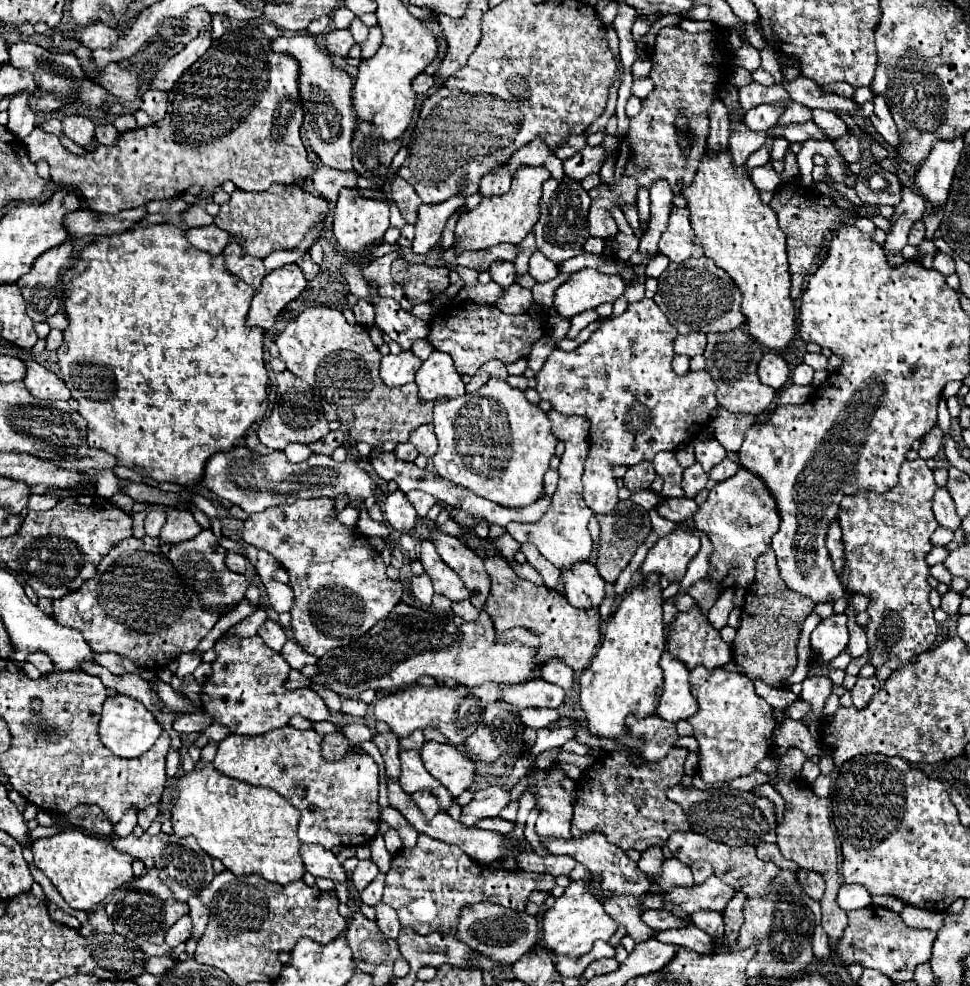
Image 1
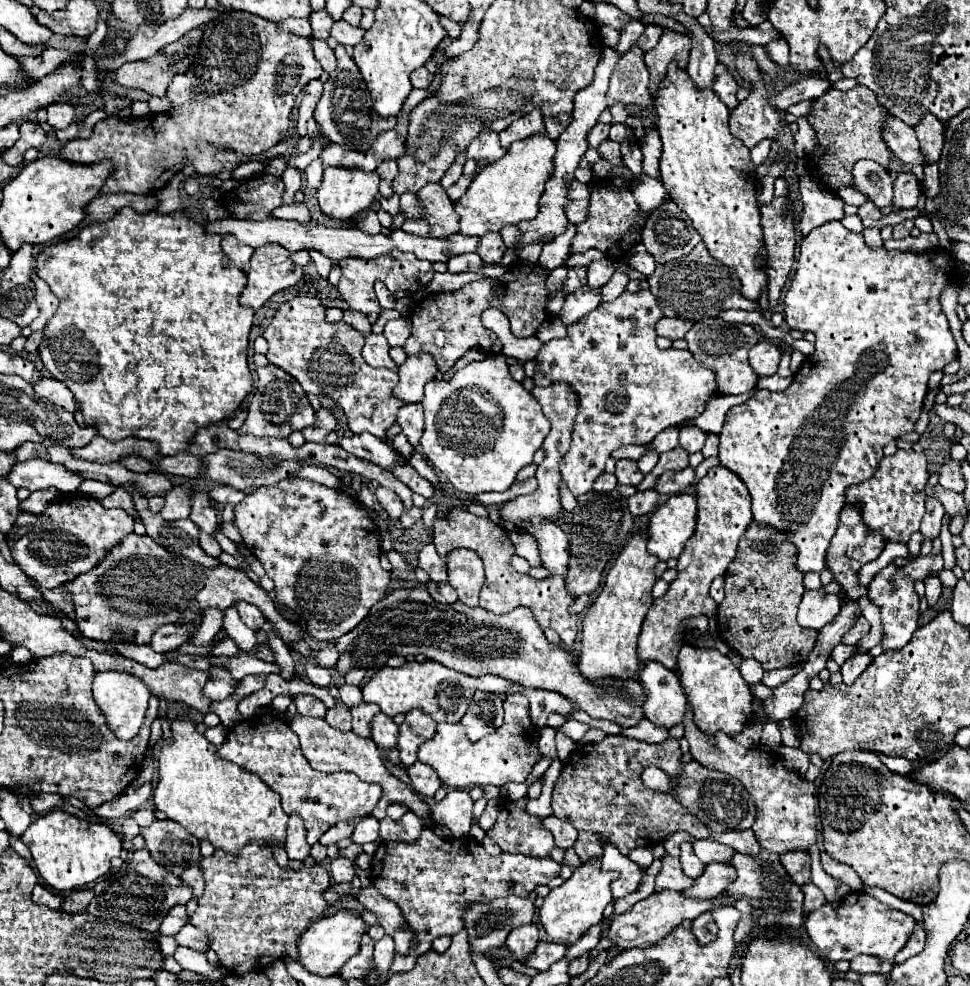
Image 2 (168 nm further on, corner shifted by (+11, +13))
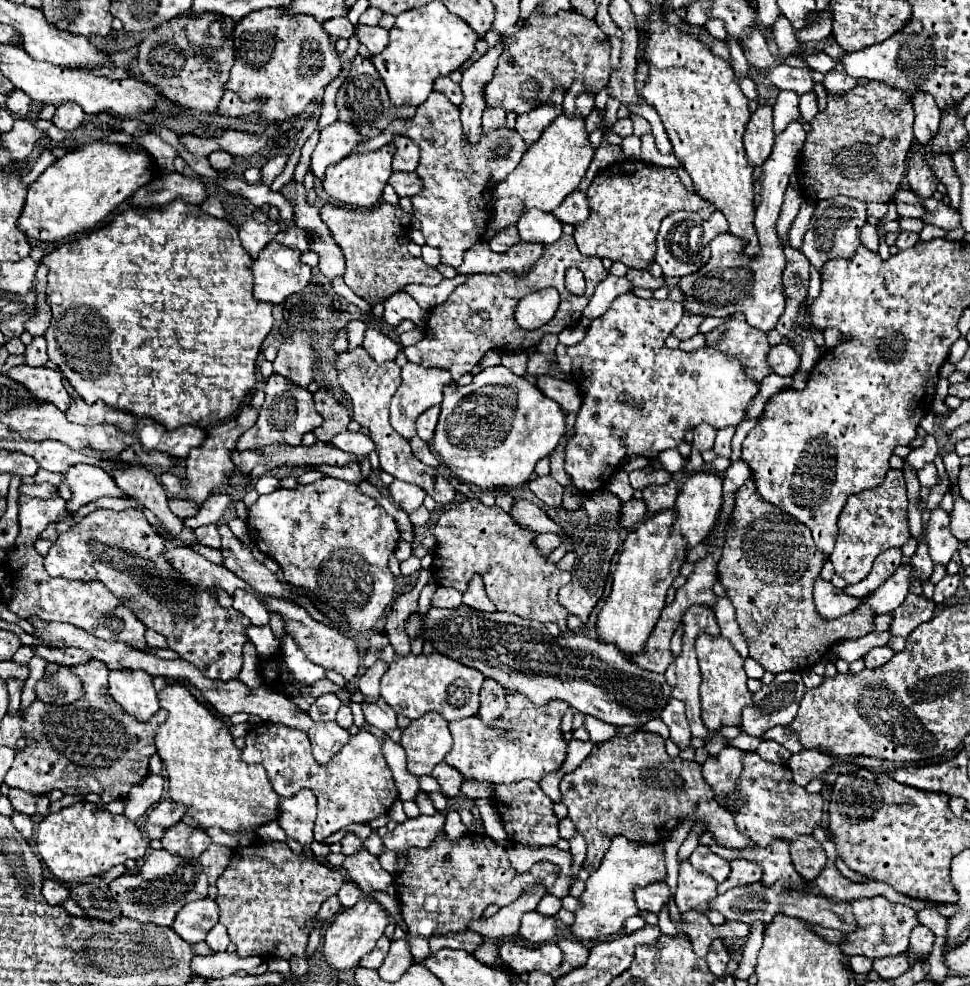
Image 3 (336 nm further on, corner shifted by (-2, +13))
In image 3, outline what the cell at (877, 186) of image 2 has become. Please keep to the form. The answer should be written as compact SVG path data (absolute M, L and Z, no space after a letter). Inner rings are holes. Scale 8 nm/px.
M897 189L895 197L893 197L893 203L897 207L899 217L915 217L915 219L919 219L925 213L925 209L921 205L921 199L911 189Z

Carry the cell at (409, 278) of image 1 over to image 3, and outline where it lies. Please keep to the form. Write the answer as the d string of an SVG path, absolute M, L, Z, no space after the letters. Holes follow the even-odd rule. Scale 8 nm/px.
M381 201L379 207L363 211L341 205L325 205L321 207L321 219L331 229L335 243L341 247L347 259L347 271L343 275L345 283L355 291L355 295L365 299L369 305L385 303L389 295L411 283L421 285L441 283L443 277L435 267L425 265L421 257L413 257L407 251L411 217L399 205L389 205Z

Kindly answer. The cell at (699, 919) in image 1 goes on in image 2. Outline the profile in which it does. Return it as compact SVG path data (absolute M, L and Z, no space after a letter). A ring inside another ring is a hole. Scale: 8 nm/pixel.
M702 913L702 917L696 917L692 921L692 933L696 935L696 941L700 945L708 945L714 941L716 933L718 933L718 927L712 919L712 913Z

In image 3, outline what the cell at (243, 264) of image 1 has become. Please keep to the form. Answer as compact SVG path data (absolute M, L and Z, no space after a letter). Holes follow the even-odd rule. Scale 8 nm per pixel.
M247 221L239 227L239 239L243 243L243 247L247 249L247 253L255 259L263 247L273 241L275 233L279 231L279 225L277 221L271 221L271 223L259 223L259 221Z

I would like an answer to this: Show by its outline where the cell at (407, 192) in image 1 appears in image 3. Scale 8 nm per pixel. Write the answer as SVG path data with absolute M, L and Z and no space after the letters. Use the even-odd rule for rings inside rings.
M399 135L393 139L395 155L393 155L393 173L397 171L413 171L419 165L419 147L413 145L407 137Z

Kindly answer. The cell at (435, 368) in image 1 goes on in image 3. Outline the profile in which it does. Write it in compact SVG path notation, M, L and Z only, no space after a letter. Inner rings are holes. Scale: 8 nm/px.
M407 363L401 369L401 379L403 379L403 383L399 385L399 389L395 391L393 401L391 401L391 425L405 439L411 439L411 437L415 437L415 419L429 407L441 403L443 387L449 385L453 379L449 371L445 371L445 369L423 369L421 365L415 365L415 363Z

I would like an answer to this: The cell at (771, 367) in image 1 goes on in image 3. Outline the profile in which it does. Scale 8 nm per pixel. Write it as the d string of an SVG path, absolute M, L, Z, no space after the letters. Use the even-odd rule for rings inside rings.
M779 343L779 345L771 347L767 361L777 375L793 375L795 369L799 367L799 355L787 343Z

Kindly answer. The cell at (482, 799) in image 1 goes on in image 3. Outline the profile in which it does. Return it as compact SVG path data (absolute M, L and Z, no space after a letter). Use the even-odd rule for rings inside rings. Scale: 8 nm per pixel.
M435 811L435 815L419 815L415 819L407 819L397 823L393 831L383 837L383 843L389 851L405 853L409 847L427 849L431 841L443 831L447 821L447 811Z

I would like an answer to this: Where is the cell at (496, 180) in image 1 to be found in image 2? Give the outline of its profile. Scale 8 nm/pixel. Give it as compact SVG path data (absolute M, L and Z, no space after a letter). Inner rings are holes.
M484 131L482 135L474 137L472 143L468 145L466 149L466 155L480 161L480 159L486 159L486 161L498 161L506 151L498 145L498 133L494 131Z

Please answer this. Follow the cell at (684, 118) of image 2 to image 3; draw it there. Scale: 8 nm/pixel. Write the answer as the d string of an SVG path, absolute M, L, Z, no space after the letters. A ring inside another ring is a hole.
M653 9L647 21L647 63L649 79L643 87L643 99L657 109L665 131L673 143L673 155L691 175L695 193L715 205L729 223L729 233L745 241L747 257L759 255L759 237L755 233L755 167L747 161L743 131L751 117L747 97L735 81L733 67L715 57L701 41L681 33L675 25L661 19L661 9Z

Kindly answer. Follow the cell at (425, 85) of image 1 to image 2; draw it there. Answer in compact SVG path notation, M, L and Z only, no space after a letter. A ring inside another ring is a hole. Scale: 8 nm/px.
M422 67L422 69L416 69L414 73L412 73L412 85L416 87L416 89L426 89L426 91L430 91L430 95L436 95L438 91L436 89L430 89L432 87L432 75L426 71L426 67Z

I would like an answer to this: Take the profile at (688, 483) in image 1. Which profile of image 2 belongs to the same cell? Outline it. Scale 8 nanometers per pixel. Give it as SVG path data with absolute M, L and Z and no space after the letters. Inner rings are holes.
M686 467L682 471L666 471L658 477L654 491L670 497L686 491L692 483L694 483L694 467Z

